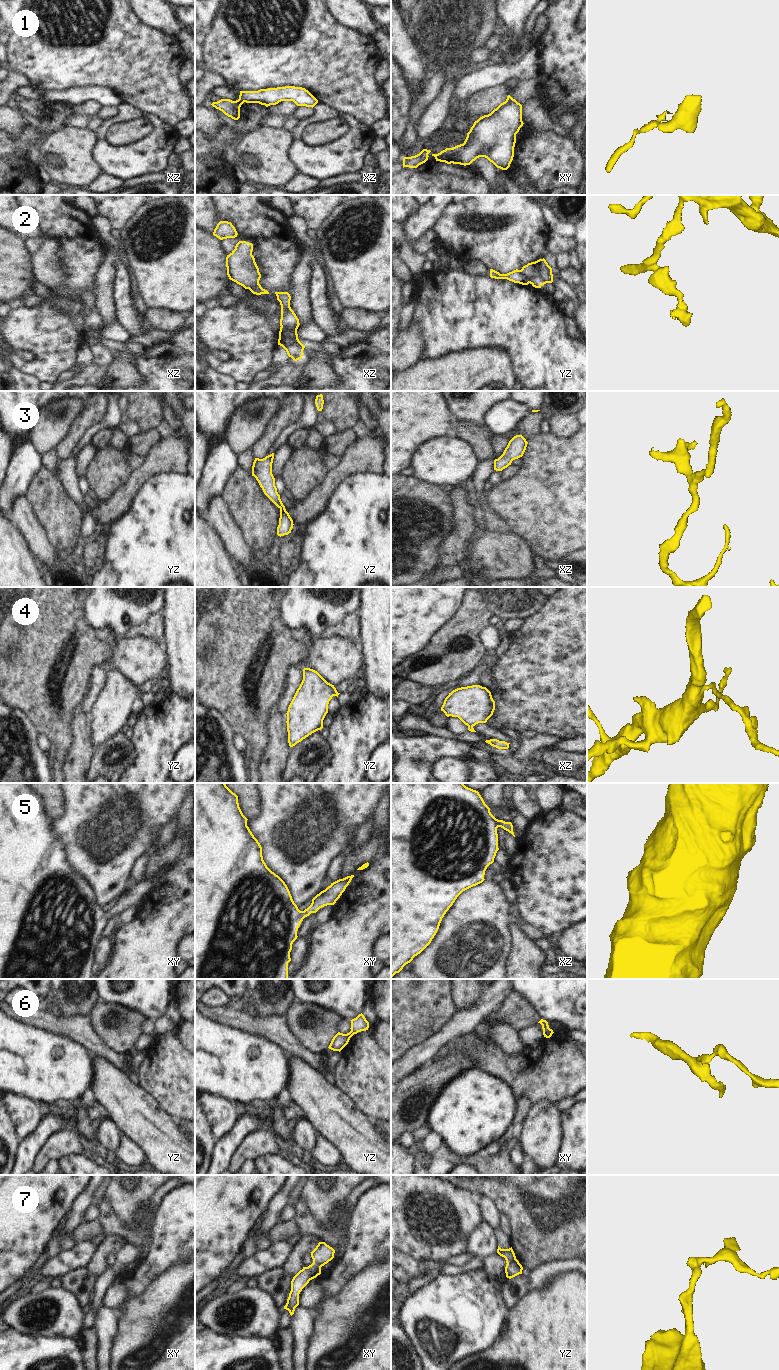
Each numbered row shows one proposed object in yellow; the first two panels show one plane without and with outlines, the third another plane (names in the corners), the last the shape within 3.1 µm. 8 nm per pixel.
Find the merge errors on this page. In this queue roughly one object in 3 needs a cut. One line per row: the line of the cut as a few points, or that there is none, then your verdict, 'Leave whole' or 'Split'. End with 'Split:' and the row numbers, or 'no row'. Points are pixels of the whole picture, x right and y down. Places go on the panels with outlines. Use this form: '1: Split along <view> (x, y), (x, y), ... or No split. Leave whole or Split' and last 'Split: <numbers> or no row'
1: Split along xz (238, 99), (241, 104). Split
2: Split along xz (281, 326), (287, 329), (296, 329). Split
3: No split. Leave whole
4: No split. Leave whole
5: No split. Leave whole
6: No split. Leave whole
7: Split along yz (515, 1258), (507, 1263). Split
Split: 1, 2, 7

